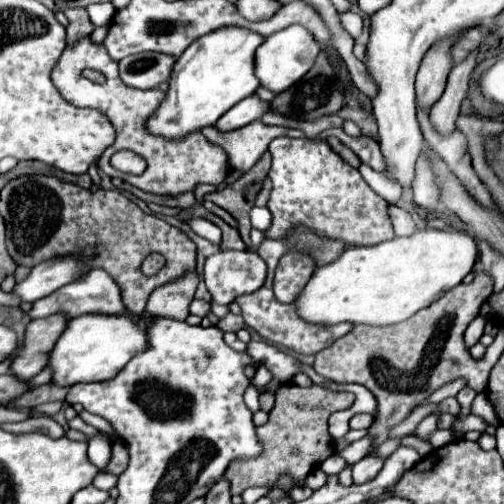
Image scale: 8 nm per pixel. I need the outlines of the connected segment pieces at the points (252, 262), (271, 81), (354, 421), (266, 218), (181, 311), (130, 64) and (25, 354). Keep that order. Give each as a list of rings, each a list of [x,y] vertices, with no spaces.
[[[219,251],[205,263],[205,283],[213,303],[229,305],[235,297],[257,291],[267,265],[253,251]]]
[[[291,25],[287,29],[281,29],[281,31],[265,37],[265,41],[255,51],[255,75],[261,83],[261,87],[265,87],[273,93],[281,93],[281,91],[289,89],[295,81],[299,81],[311,69],[319,49],[321,47],[313,39],[313,35],[301,25]]]
[[[369,413],[353,415],[349,421],[351,429],[369,429],[369,425],[373,425],[373,415],[369,415]]]
[[[253,207],[250,213],[251,225],[259,231],[267,231],[269,229],[269,223],[273,223],[273,215],[269,213],[267,207]]]
[[[193,271],[173,283],[157,287],[147,301],[145,311],[153,317],[169,317],[169,319],[185,321],[185,317],[189,315],[187,307],[193,301],[197,283],[199,283],[199,277]]]
[[[139,53],[119,61],[119,77],[129,87],[153,89],[167,83],[175,57],[161,53]]]
[[[65,315],[33,319],[25,331],[25,343],[21,345],[17,357],[13,357],[11,361],[11,375],[23,381],[35,377],[47,365],[49,351],[53,349],[57,337],[65,331],[65,327]]]

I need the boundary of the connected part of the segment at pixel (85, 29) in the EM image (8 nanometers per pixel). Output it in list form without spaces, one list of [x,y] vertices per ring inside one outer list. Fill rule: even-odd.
[[[65,9],[65,17],[69,19],[67,25],[67,41],[75,41],[81,35],[89,35],[93,31],[93,23],[89,21],[85,9]]]

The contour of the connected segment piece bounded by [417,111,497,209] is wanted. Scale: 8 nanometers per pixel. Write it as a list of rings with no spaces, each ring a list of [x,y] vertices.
[[[419,111],[417,113],[419,125],[421,125],[421,133],[427,141],[427,145],[439,153],[439,157],[449,165],[449,169],[461,177],[461,183],[469,189],[469,193],[473,193],[473,197],[477,197],[477,201],[481,201],[487,207],[497,207],[489,195],[489,191],[485,189],[485,185],[479,181],[479,177],[475,175],[473,167],[471,167],[471,157],[467,153],[467,141],[465,135],[461,131],[451,133],[449,137],[441,137],[437,135],[437,131],[431,127],[429,123],[429,111]]]

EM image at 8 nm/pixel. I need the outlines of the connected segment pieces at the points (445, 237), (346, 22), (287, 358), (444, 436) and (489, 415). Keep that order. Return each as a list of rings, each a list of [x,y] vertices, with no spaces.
[[[425,229],[409,237],[395,237],[391,241],[373,245],[373,247],[349,247],[345,253],[329,263],[319,267],[301,295],[297,297],[297,311],[305,321],[335,325],[349,321],[353,325],[393,325],[409,319],[419,309],[431,305],[445,295],[451,287],[459,285],[465,275],[473,271],[477,261],[477,239],[463,231],[443,231],[443,229]]]
[[[343,13],[341,15],[341,23],[343,23],[343,27],[357,39],[359,35],[361,35],[361,31],[363,31],[363,19],[357,15],[357,13]]]
[[[251,341],[247,345],[247,353],[251,355],[255,365],[267,367],[273,373],[273,379],[277,379],[281,383],[287,383],[291,377],[301,373],[299,361],[293,355],[289,355],[289,353],[281,351],[279,347],[269,345],[265,341]]]
[[[437,429],[431,437],[429,437],[429,443],[435,447],[435,449],[439,449],[439,447],[443,447],[443,445],[447,445],[447,443],[451,443],[453,441],[453,433],[449,431],[449,429]]]
[[[479,393],[471,405],[471,413],[475,413],[477,417],[481,417],[485,423],[499,427],[499,419],[495,413],[495,407],[491,405],[491,401],[485,397],[485,393]]]

